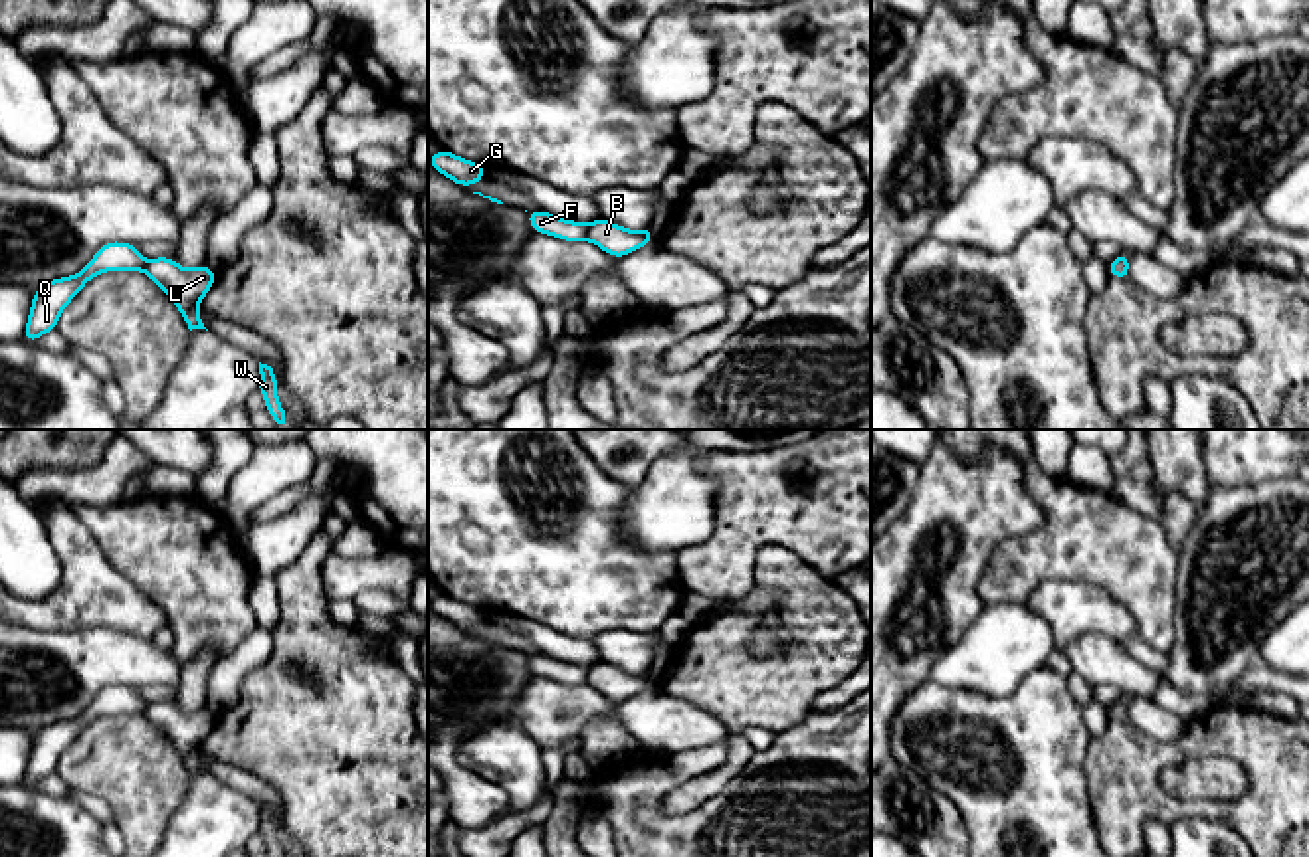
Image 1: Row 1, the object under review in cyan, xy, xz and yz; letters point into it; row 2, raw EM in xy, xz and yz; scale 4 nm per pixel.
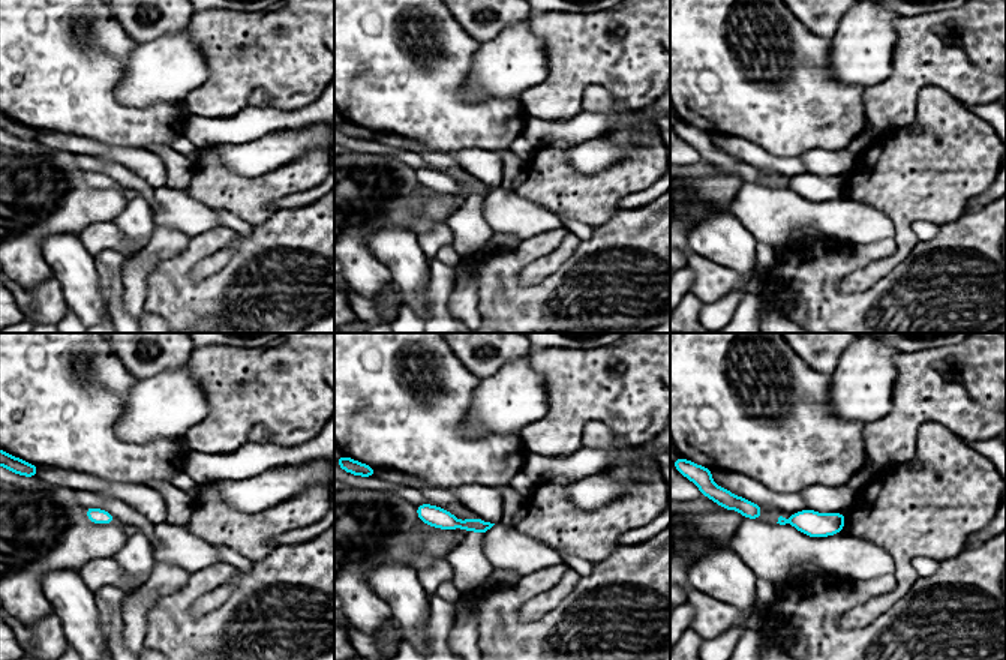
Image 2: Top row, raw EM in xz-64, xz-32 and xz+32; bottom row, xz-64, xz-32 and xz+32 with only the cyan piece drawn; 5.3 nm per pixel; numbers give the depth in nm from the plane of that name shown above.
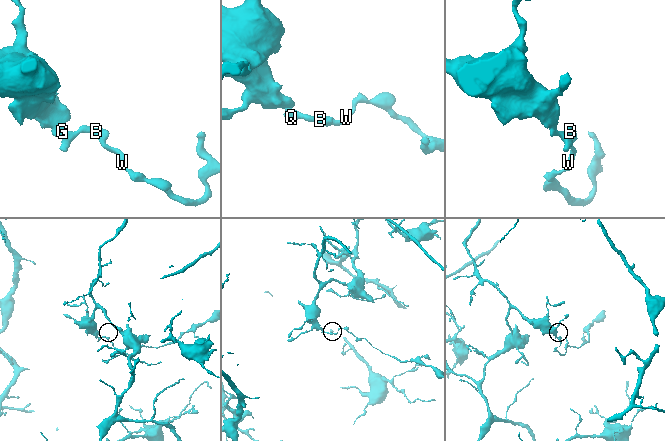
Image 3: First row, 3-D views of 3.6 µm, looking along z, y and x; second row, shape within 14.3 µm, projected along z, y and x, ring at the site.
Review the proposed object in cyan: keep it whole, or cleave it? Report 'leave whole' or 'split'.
split

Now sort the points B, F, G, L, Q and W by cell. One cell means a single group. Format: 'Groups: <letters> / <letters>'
Groups: B L W / F G Q

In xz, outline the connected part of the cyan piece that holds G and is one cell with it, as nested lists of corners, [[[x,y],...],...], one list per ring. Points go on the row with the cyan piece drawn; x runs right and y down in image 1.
[[[438,150],[428,158],[430,166],[455,182],[457,186],[473,186],[487,174],[483,164],[465,160],[448,150]]]

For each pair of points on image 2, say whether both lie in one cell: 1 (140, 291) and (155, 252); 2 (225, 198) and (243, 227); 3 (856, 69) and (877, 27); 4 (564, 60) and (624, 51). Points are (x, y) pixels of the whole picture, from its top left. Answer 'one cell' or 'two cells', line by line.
1: one cell
2: two cells
3: one cell
4: one cell

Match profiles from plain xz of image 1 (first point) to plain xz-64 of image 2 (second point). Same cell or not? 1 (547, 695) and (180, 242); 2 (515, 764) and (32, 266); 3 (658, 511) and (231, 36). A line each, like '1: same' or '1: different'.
1: different
2: different
3: different

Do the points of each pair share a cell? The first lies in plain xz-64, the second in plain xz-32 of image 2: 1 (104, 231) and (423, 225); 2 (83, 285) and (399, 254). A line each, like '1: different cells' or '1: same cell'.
1: different cells
2: same cell

